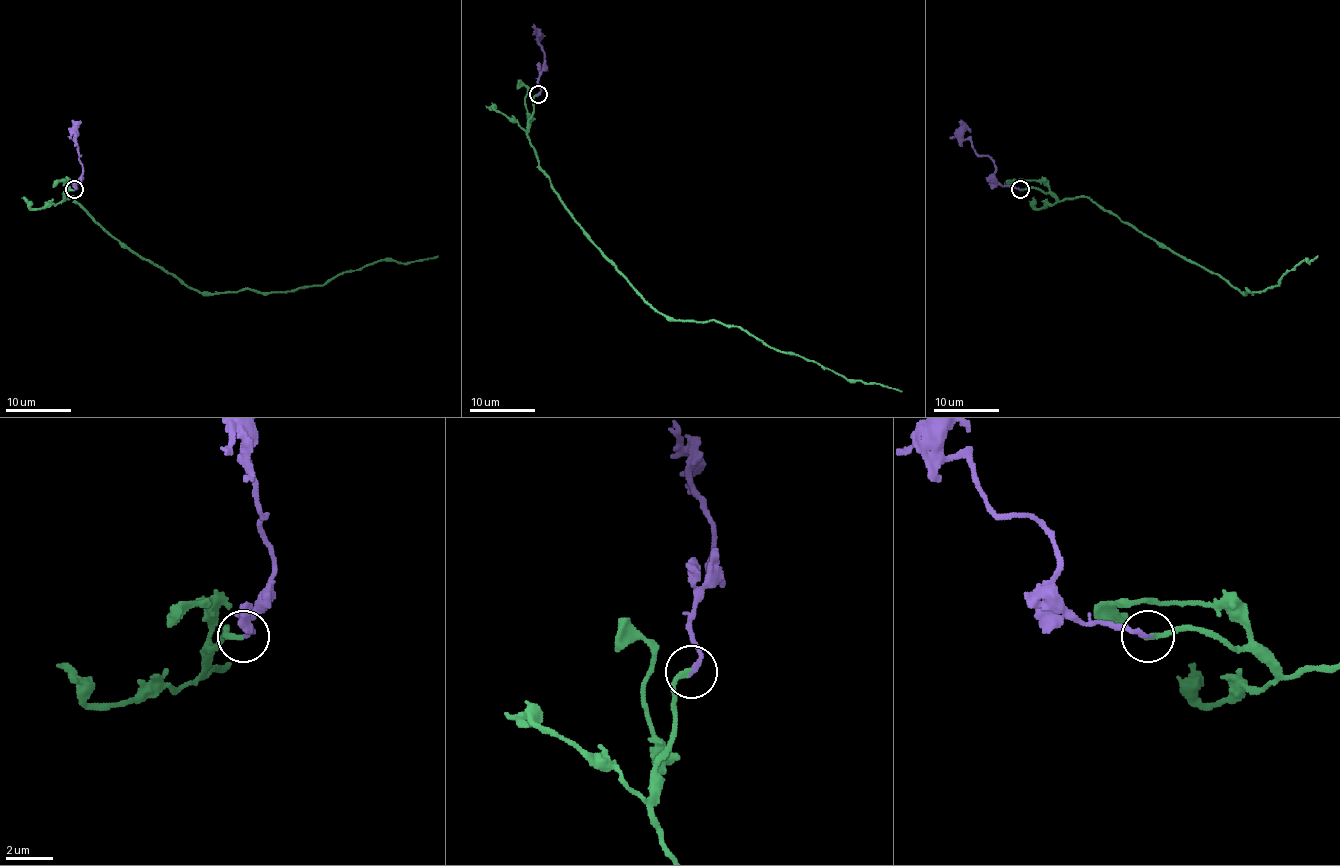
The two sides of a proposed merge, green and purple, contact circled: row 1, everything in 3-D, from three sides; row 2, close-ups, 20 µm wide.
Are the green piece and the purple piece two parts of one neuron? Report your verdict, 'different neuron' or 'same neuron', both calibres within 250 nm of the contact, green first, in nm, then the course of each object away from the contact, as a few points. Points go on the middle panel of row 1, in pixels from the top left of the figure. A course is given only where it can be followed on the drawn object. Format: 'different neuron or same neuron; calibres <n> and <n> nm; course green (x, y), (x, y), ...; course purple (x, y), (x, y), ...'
same neuron; calibres 200 and 200 nm; course green (538, 95), (527, 134), (540, 169), (586, 238), (649, 304), (677, 320), (741, 327), (848, 379), (902, 391); course purple (538, 95), (538, 77), (547, 69), (537, 34)

